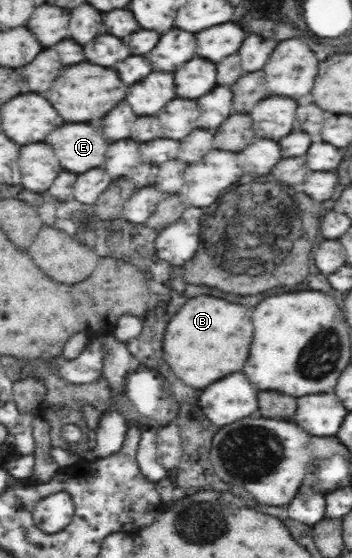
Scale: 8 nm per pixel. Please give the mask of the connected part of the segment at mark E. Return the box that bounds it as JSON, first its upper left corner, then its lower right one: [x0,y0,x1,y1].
[45,123,107,173]

